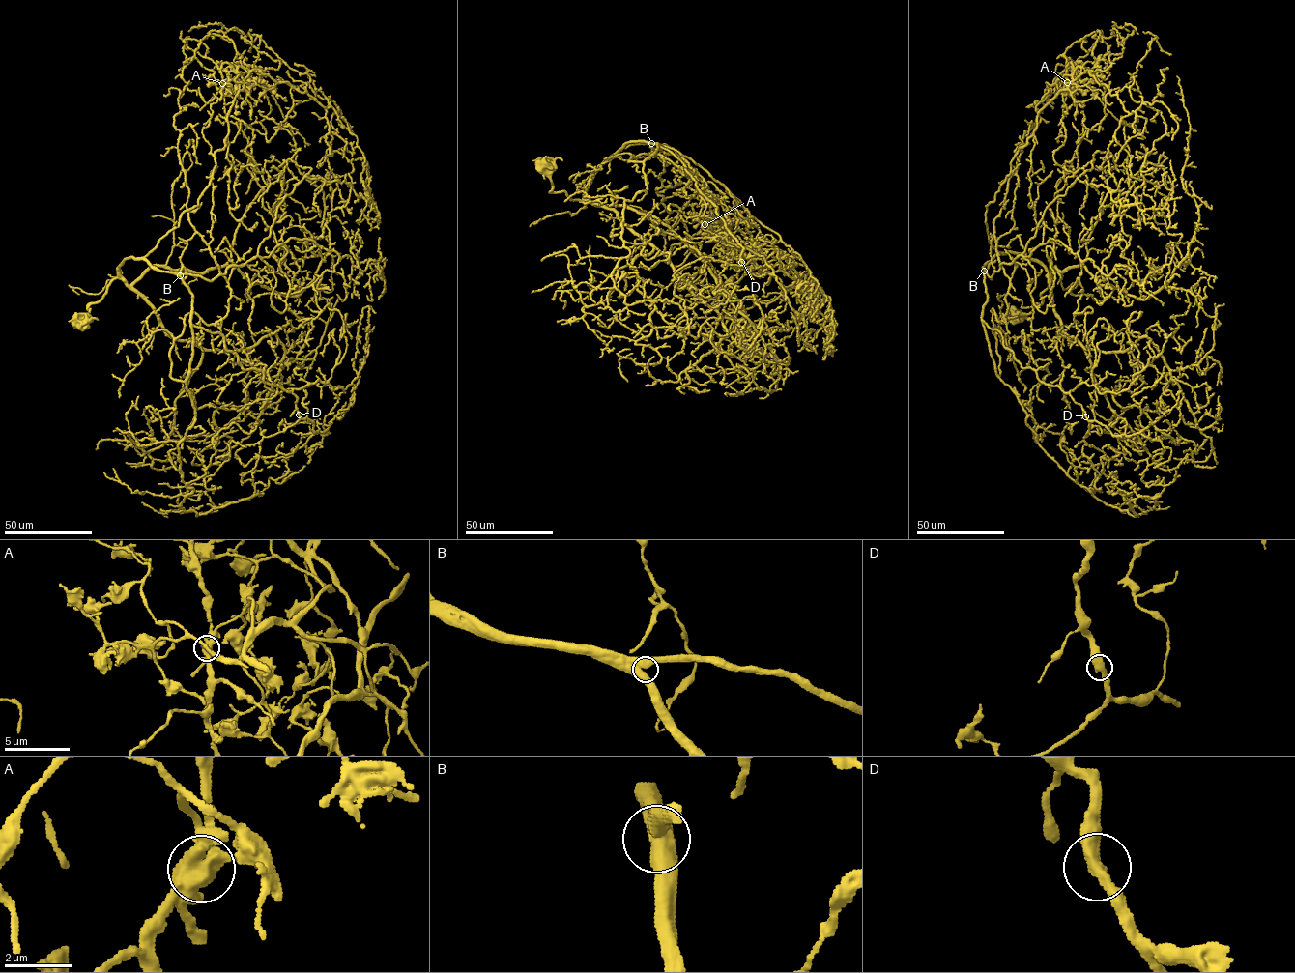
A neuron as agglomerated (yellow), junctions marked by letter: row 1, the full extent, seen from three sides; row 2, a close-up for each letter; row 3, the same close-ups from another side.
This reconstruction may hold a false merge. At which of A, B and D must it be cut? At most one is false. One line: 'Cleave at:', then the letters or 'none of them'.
Cleave at: A

